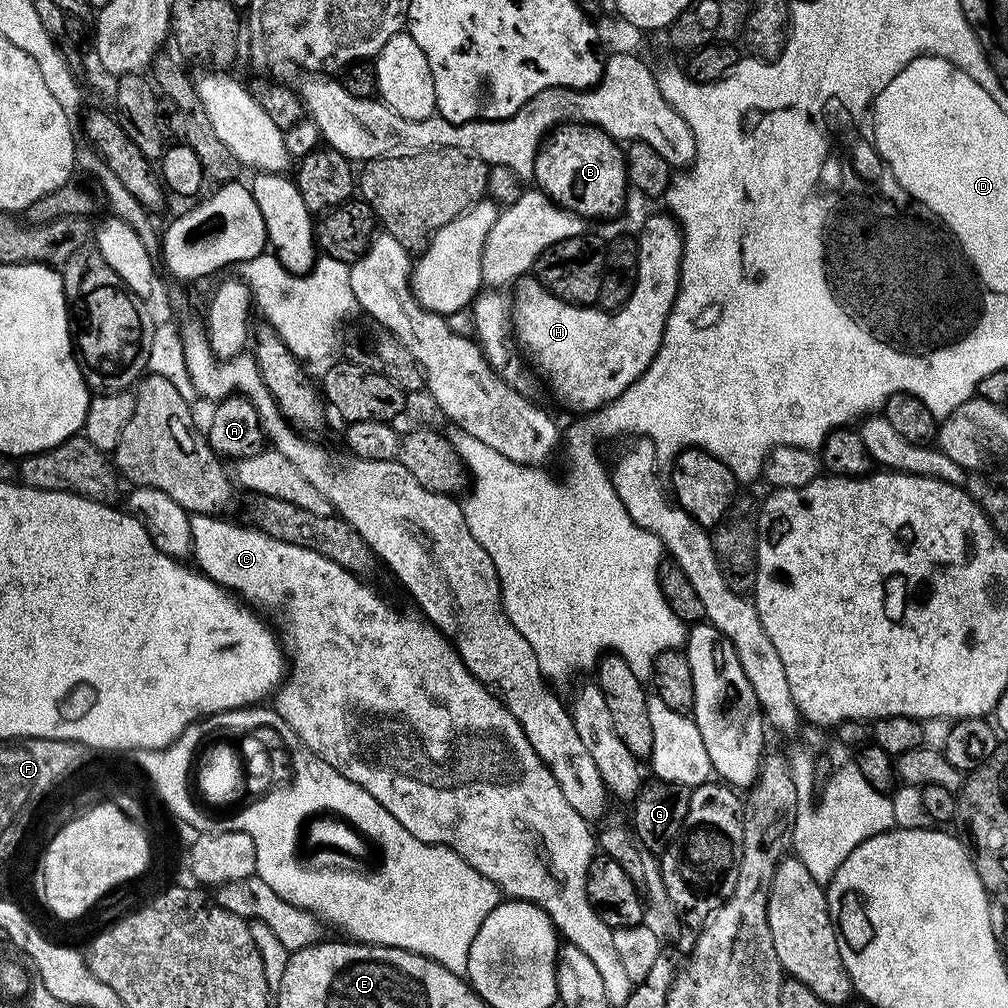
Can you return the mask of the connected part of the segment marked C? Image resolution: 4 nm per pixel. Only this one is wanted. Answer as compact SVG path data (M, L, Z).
M189 515L190 538L192 539L190 556L191 559L196 559L195 567L205 576L211 578L216 584L222 585L223 588L231 590L249 605L261 604L264 608L273 608L274 611L281 612L280 624L284 627L282 647L290 661L290 671L274 693L274 707L282 718L282 722L286 722L286 726L294 730L294 734L300 739L303 747L308 748L318 758L322 758L322 762L334 766L350 782L362 786L362 790L378 798L378 802L382 802L382 806L386 806L386 810L390 810L390 814L394 814L394 818L398 818L398 822L406 826L406 830L410 830L414 838L427 844L440 844L444 848L454 850L467 864L474 866L478 874L490 878L490 882L497 884L505 897L528 900L532 904L537 904L542 910L546 910L557 933L567 943L578 946L578 950L582 950L582 954L586 954L586 958L594 962L594 967L598 969L598 975L602 978L602 986L606 986L606 998L609 1005L623 1006L626 998L630 998L634 982L622 967L622 962L618 959L618 950L614 950L613 928L606 926L606 922L598 918L586 894L588 867L598 848L594 832L588 829L591 828L589 821L584 820L582 814L578 814L578 810L574 810L574 806L566 802L566 798L562 798L562 786L558 786L554 774L550 774L542 758L538 758L534 746L530 746L514 714L510 714L510 710L496 697L495 692L491 692L485 684L474 678L474 674L470 674L470 670L453 648L452 641L439 628L429 624L423 615L407 616L404 612L395 612L368 585L368 582L353 572L347 572L338 562L314 550L270 538L255 526L243 528L240 524L231 524L230 521L224 519L228 518L223 515Z

